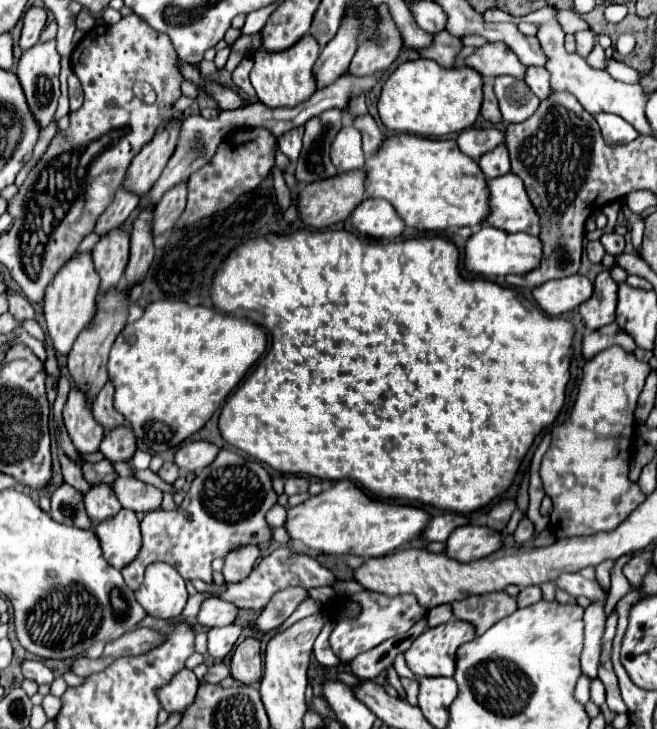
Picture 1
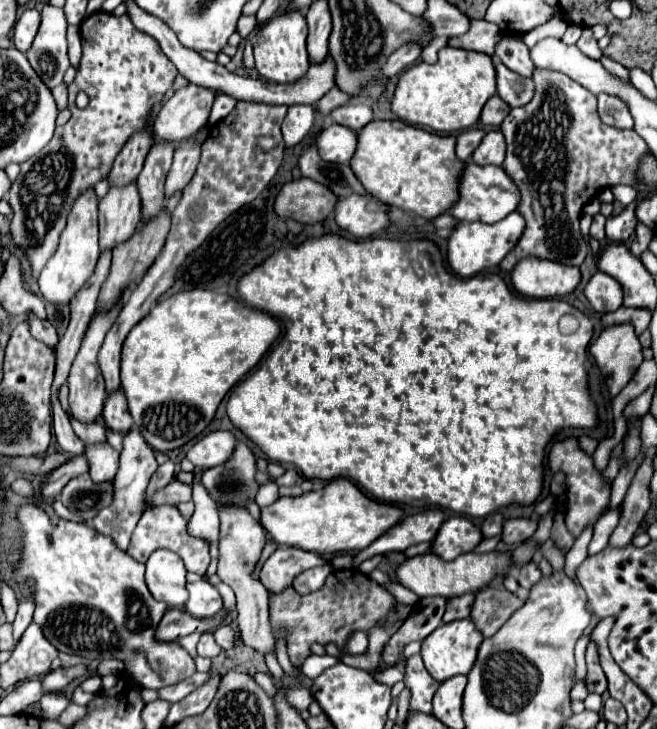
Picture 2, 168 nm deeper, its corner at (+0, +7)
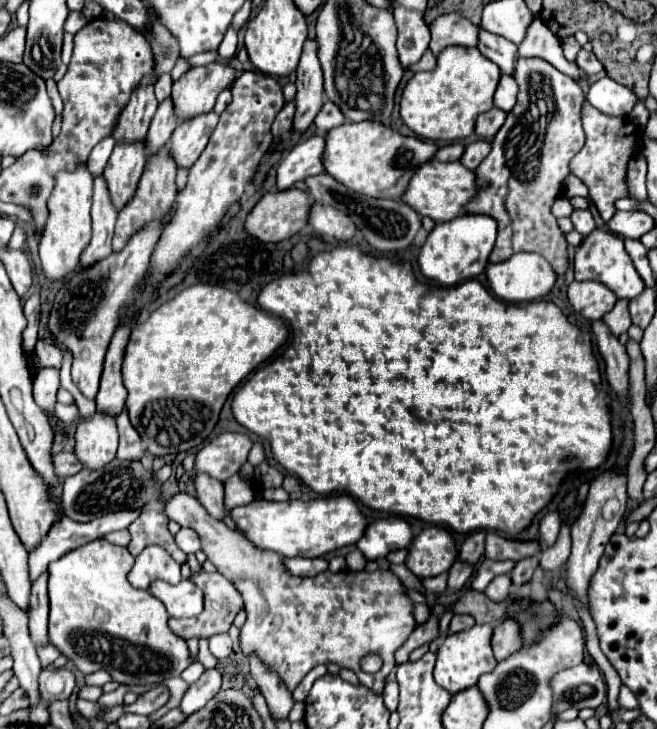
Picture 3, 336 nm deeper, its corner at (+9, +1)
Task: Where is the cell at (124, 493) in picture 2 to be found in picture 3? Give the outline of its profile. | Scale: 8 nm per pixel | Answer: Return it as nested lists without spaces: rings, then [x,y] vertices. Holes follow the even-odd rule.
[[[126,411],[116,417],[116,425],[118,425],[118,433],[120,433],[120,445],[118,445],[116,459],[120,459],[120,461],[140,461],[142,455],[144,455],[144,449],[140,445],[140,437],[138,437],[136,429],[128,421]]]

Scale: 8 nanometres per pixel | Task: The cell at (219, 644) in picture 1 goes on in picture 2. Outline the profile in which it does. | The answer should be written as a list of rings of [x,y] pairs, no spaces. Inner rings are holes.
[[[219,625],[219,627],[213,631],[213,637],[215,637],[215,641],[217,641],[223,649],[231,649],[233,643],[235,643],[235,631],[233,631],[229,625]]]

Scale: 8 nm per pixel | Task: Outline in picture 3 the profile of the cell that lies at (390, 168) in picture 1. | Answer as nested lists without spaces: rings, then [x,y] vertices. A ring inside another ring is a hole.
[[[376,121],[344,123],[326,135],[326,173],[330,173],[342,185],[374,199],[402,199],[414,173],[434,159],[438,151],[436,143],[420,141],[418,137],[406,137]]]

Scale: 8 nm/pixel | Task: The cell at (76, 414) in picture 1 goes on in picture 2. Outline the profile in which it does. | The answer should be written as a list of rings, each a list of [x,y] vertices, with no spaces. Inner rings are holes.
[[[119,299],[119,307],[111,307],[111,311],[97,311],[95,313],[95,317],[89,321],[89,327],[85,331],[85,339],[81,343],[81,349],[79,349],[75,361],[73,361],[73,367],[71,367],[71,373],[69,373],[69,379],[67,379],[67,385],[69,385],[69,409],[83,423],[93,423],[95,417],[103,411],[107,391],[105,391],[103,375],[99,371],[97,353],[99,353],[99,347],[103,345],[105,333],[111,329],[111,323],[115,323],[117,313],[121,311],[121,307],[123,307],[123,301]]]

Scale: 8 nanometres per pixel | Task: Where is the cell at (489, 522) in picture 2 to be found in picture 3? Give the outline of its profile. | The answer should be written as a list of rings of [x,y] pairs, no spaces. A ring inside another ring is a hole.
[[[474,531],[466,537],[466,541],[460,547],[458,559],[476,565],[478,559],[484,555],[484,539],[486,539],[486,531]]]

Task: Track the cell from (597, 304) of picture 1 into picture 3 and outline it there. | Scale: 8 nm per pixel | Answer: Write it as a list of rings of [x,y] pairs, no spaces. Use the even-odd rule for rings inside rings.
[[[572,281],[568,287],[568,301],[576,313],[598,321],[614,307],[616,295],[598,281]]]

